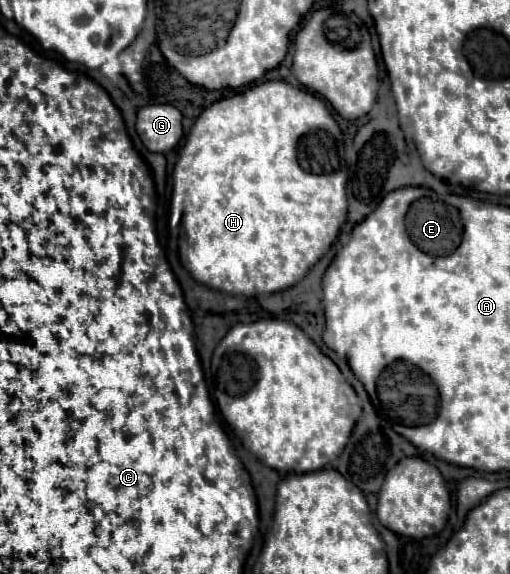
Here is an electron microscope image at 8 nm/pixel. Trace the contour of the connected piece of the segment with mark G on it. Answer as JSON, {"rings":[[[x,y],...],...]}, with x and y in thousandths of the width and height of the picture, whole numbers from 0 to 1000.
{"rings":[[[288,183],[269,197],[265,218],[280,253],[300,267],[343,260],[361,239],[357,199],[339,183]]]}

